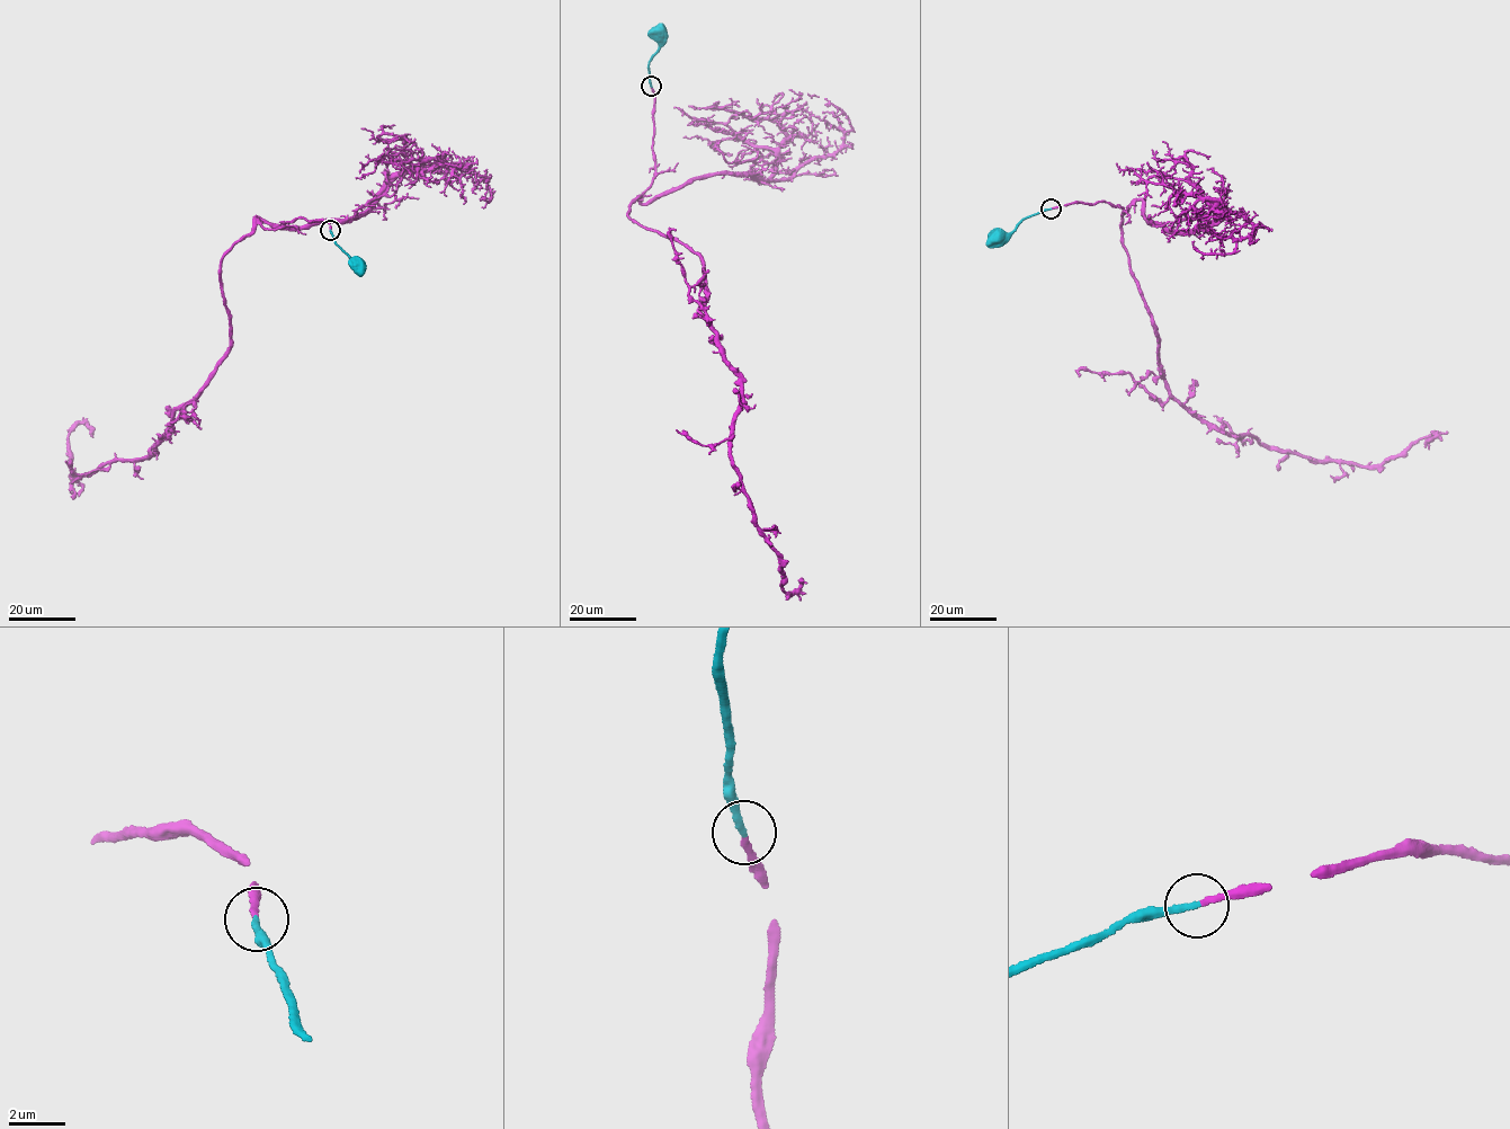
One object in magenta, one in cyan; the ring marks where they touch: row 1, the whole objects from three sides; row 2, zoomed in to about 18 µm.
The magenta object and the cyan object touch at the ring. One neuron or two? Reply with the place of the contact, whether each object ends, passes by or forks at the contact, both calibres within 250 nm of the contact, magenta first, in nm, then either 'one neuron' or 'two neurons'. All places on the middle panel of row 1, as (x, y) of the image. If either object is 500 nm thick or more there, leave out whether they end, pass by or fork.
place (651, 86); magenta ends; cyan ends; calibres 200 and 220 nm; one neuron

